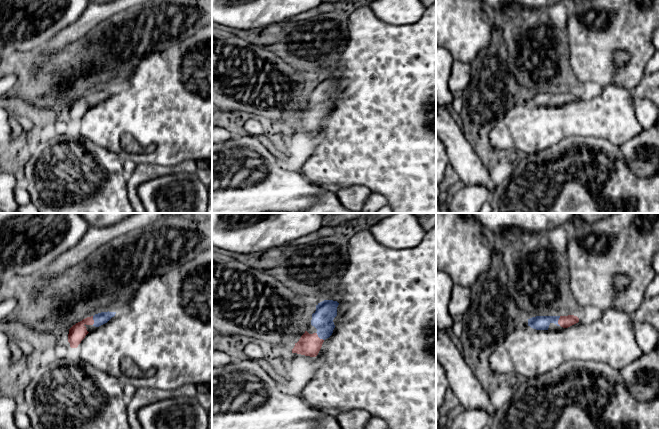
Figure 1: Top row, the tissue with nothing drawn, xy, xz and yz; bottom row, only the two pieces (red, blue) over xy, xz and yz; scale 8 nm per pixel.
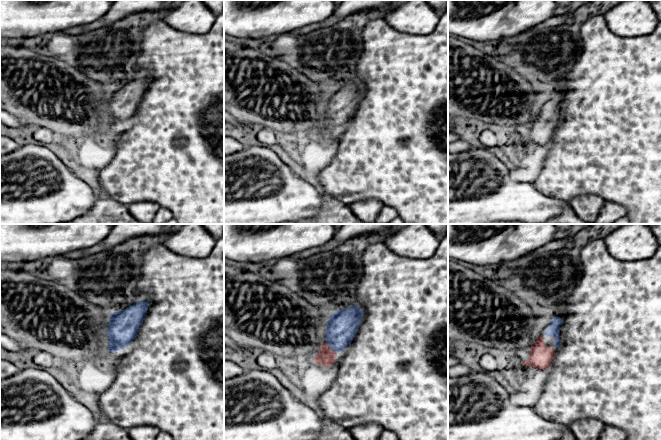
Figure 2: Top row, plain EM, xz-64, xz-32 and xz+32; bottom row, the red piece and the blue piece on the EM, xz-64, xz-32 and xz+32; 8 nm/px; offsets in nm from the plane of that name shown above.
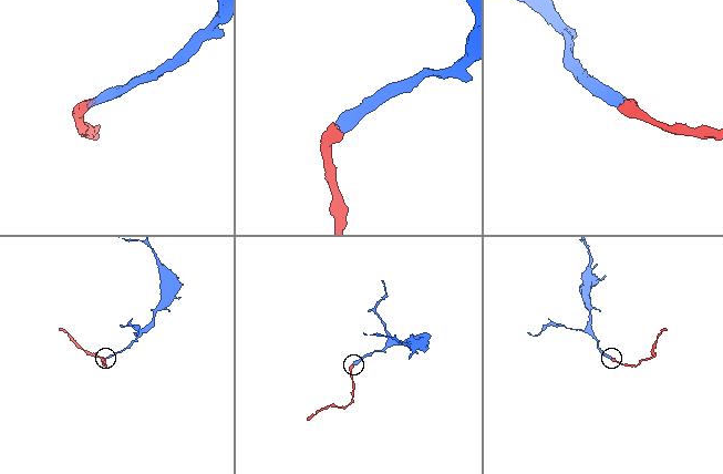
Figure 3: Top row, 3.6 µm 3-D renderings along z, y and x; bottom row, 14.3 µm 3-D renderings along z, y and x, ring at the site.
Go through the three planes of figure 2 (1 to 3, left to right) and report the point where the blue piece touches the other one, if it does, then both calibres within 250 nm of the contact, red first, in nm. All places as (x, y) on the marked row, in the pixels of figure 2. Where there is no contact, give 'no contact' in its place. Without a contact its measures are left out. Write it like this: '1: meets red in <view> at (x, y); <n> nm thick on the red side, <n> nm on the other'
1: no contact
2: meets red in xz-32 at (329, 348); 150 nm thick on the red side, 240 nm on the other
3: no contact

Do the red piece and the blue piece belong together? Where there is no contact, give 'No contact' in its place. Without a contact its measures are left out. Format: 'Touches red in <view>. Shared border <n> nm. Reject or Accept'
Touches red in xz. Shared border 90 nm. Accept

